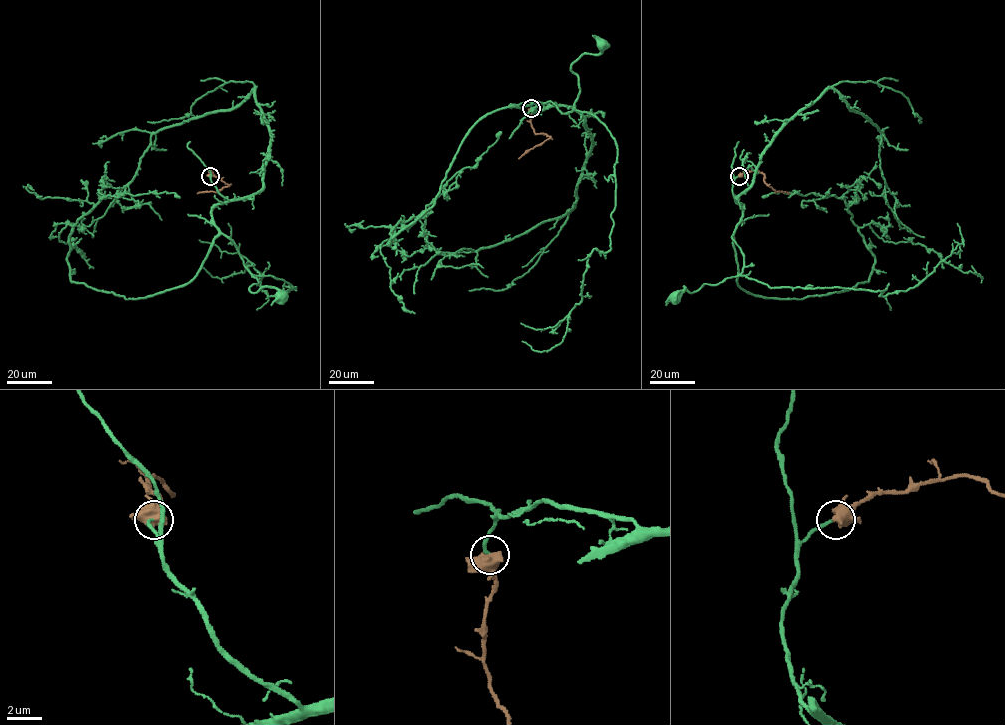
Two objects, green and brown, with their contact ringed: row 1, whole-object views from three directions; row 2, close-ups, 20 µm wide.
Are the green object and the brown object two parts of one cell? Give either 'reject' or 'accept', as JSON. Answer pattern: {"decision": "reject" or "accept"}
{"decision": "accept"}

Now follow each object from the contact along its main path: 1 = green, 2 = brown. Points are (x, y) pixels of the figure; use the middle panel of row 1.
1: (531, 108), (551, 101), (570, 112), (580, 91), (571, 65), (584, 54), (598, 54), (603, 44)
2: (531, 108), (531, 126), (535, 133), (550, 137), (527, 150), (519, 159)

